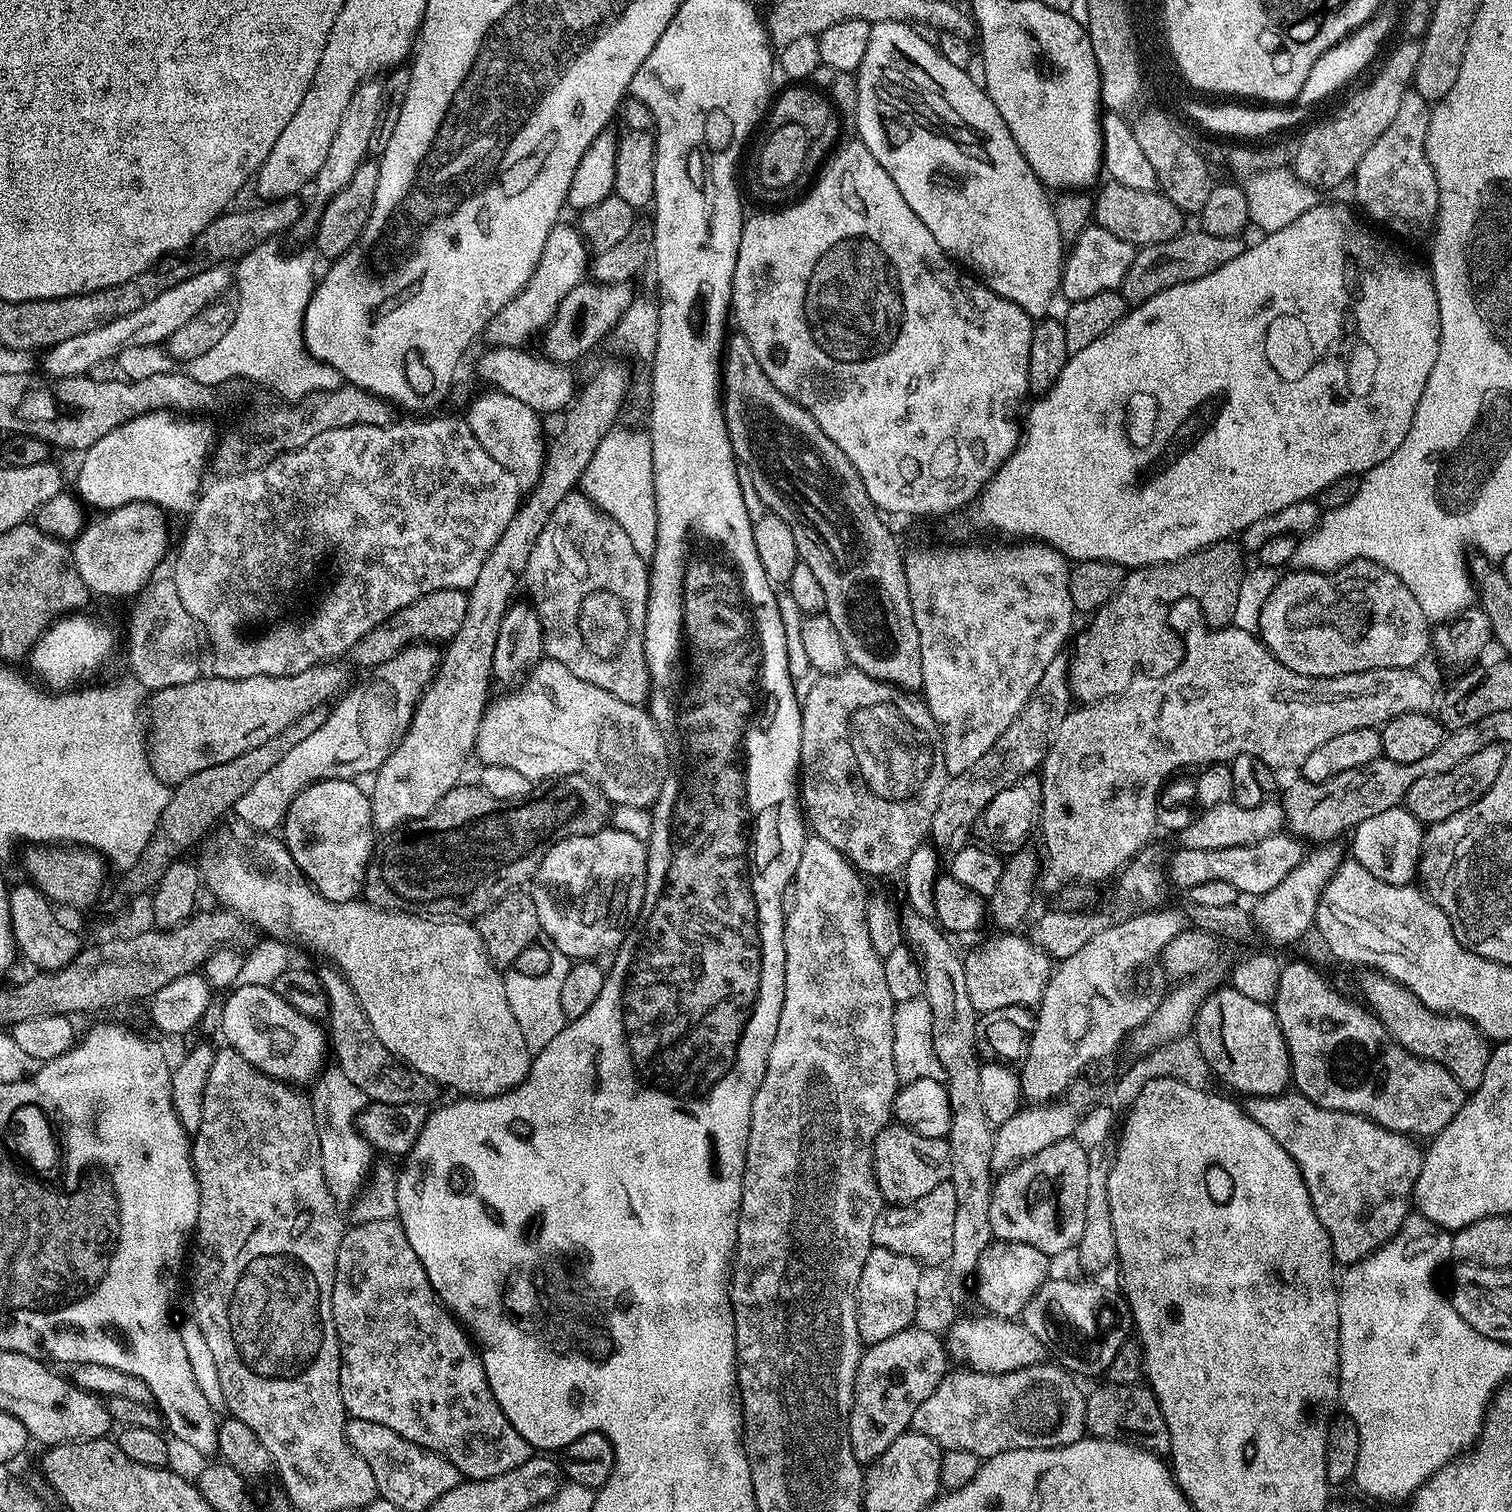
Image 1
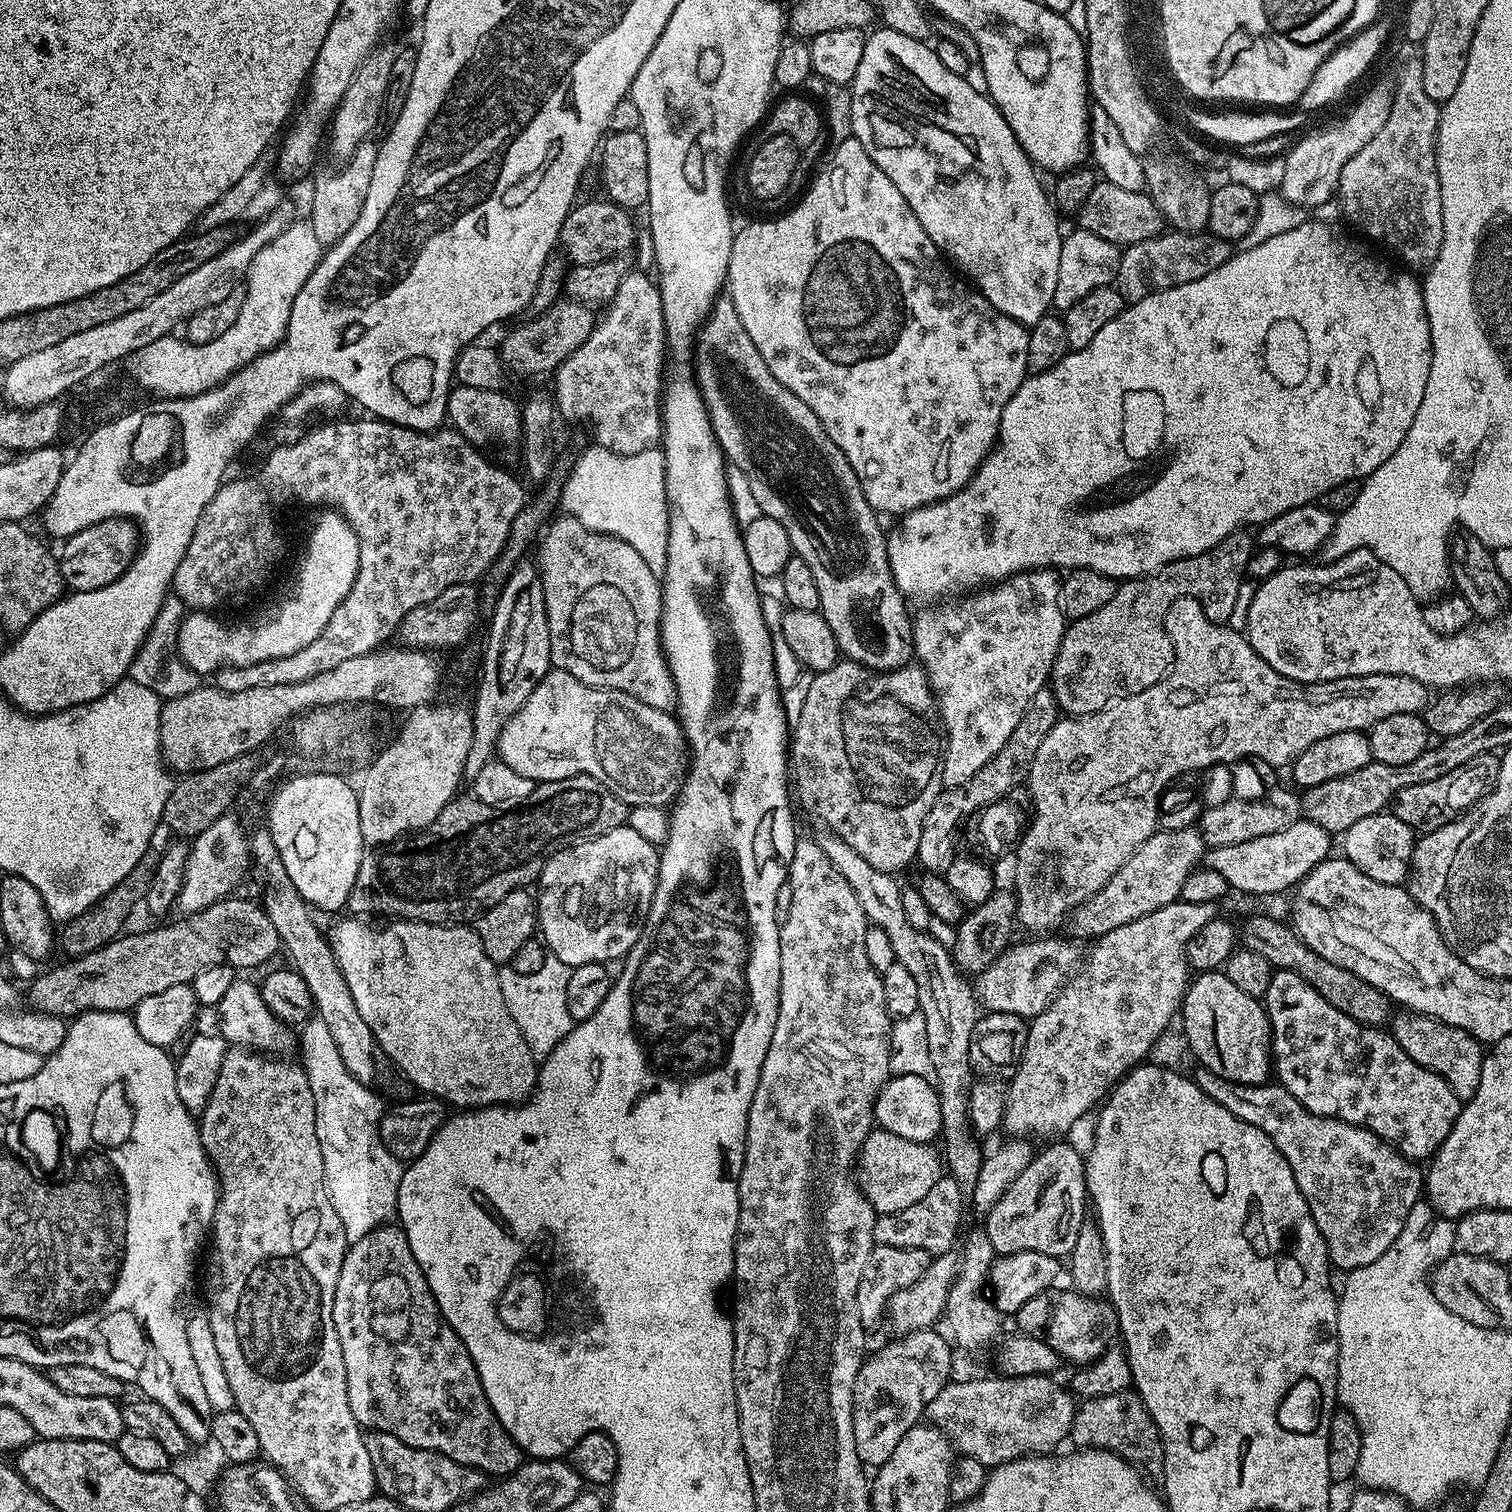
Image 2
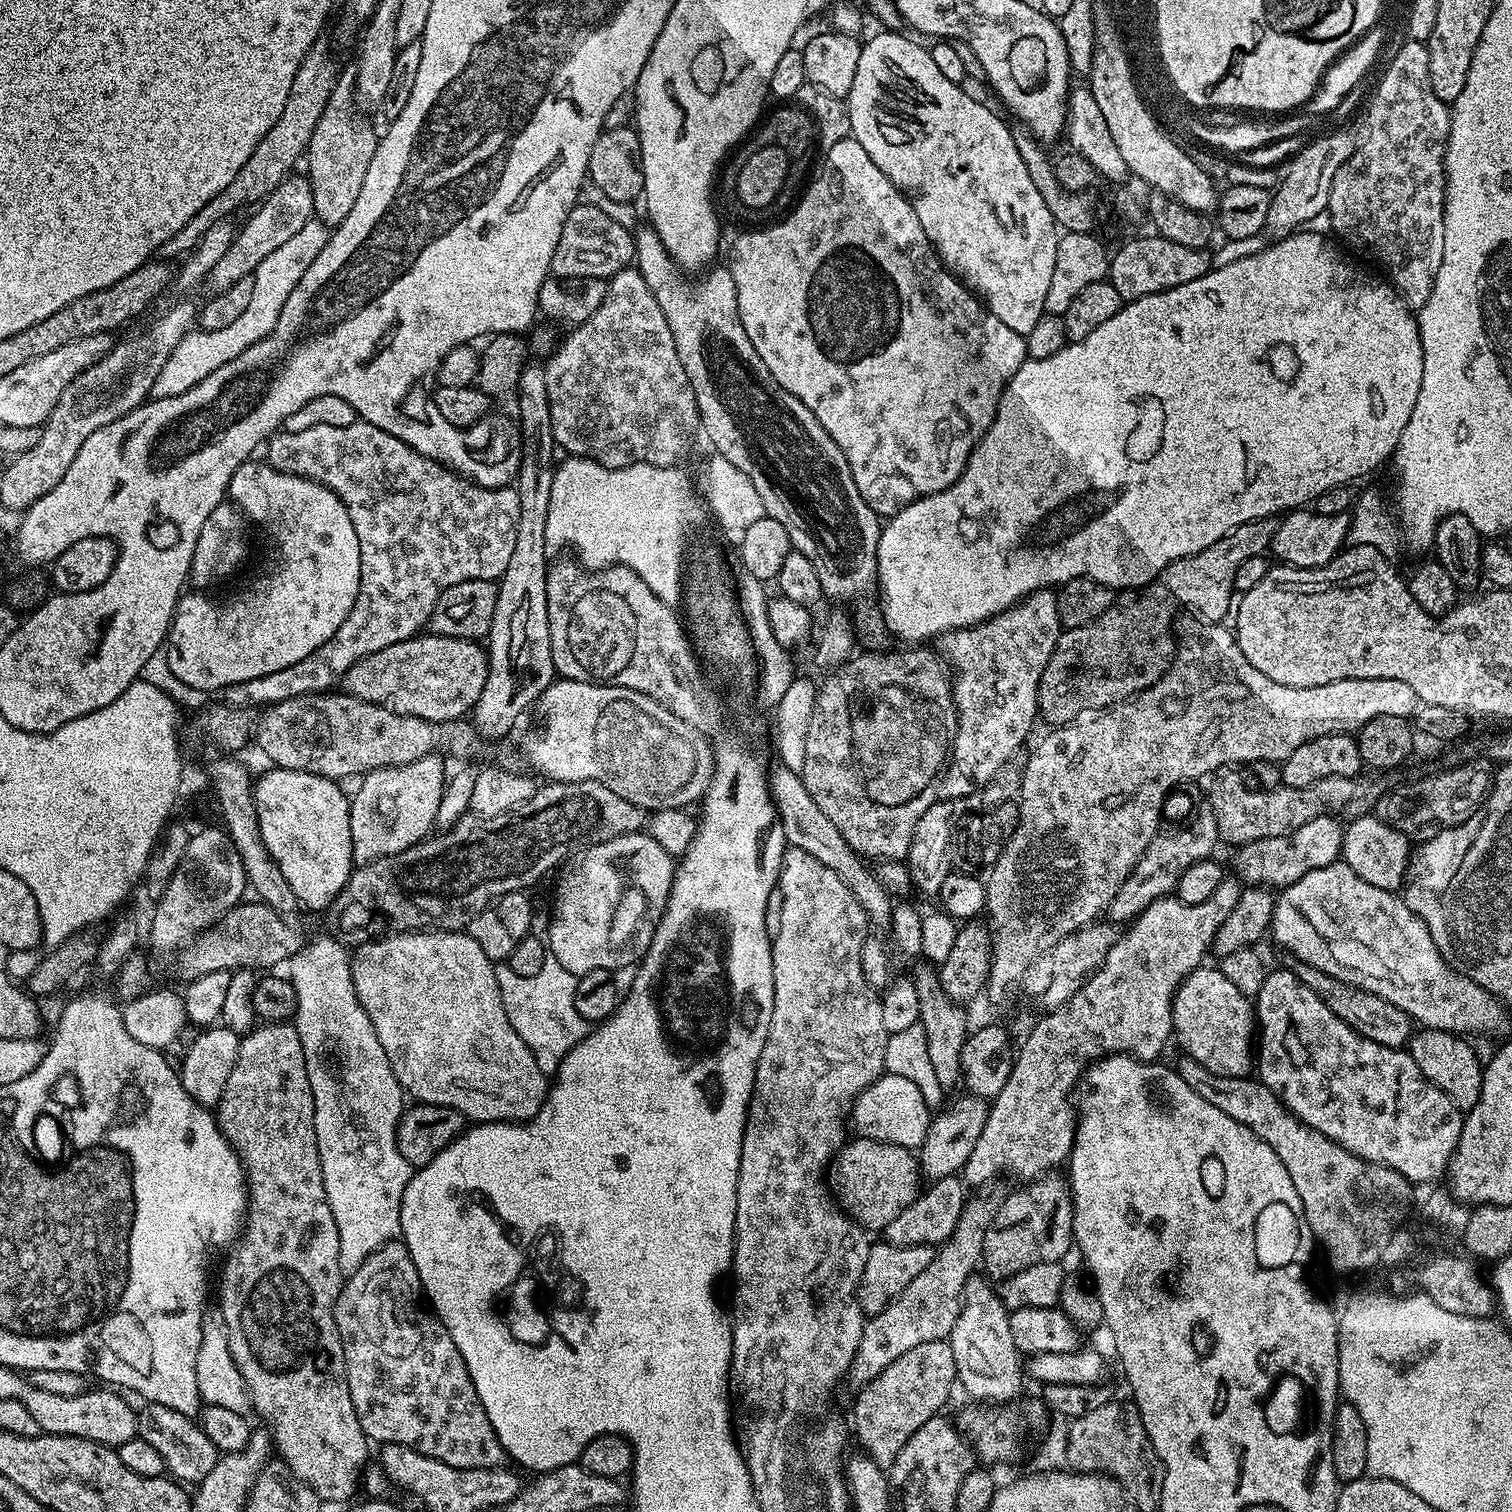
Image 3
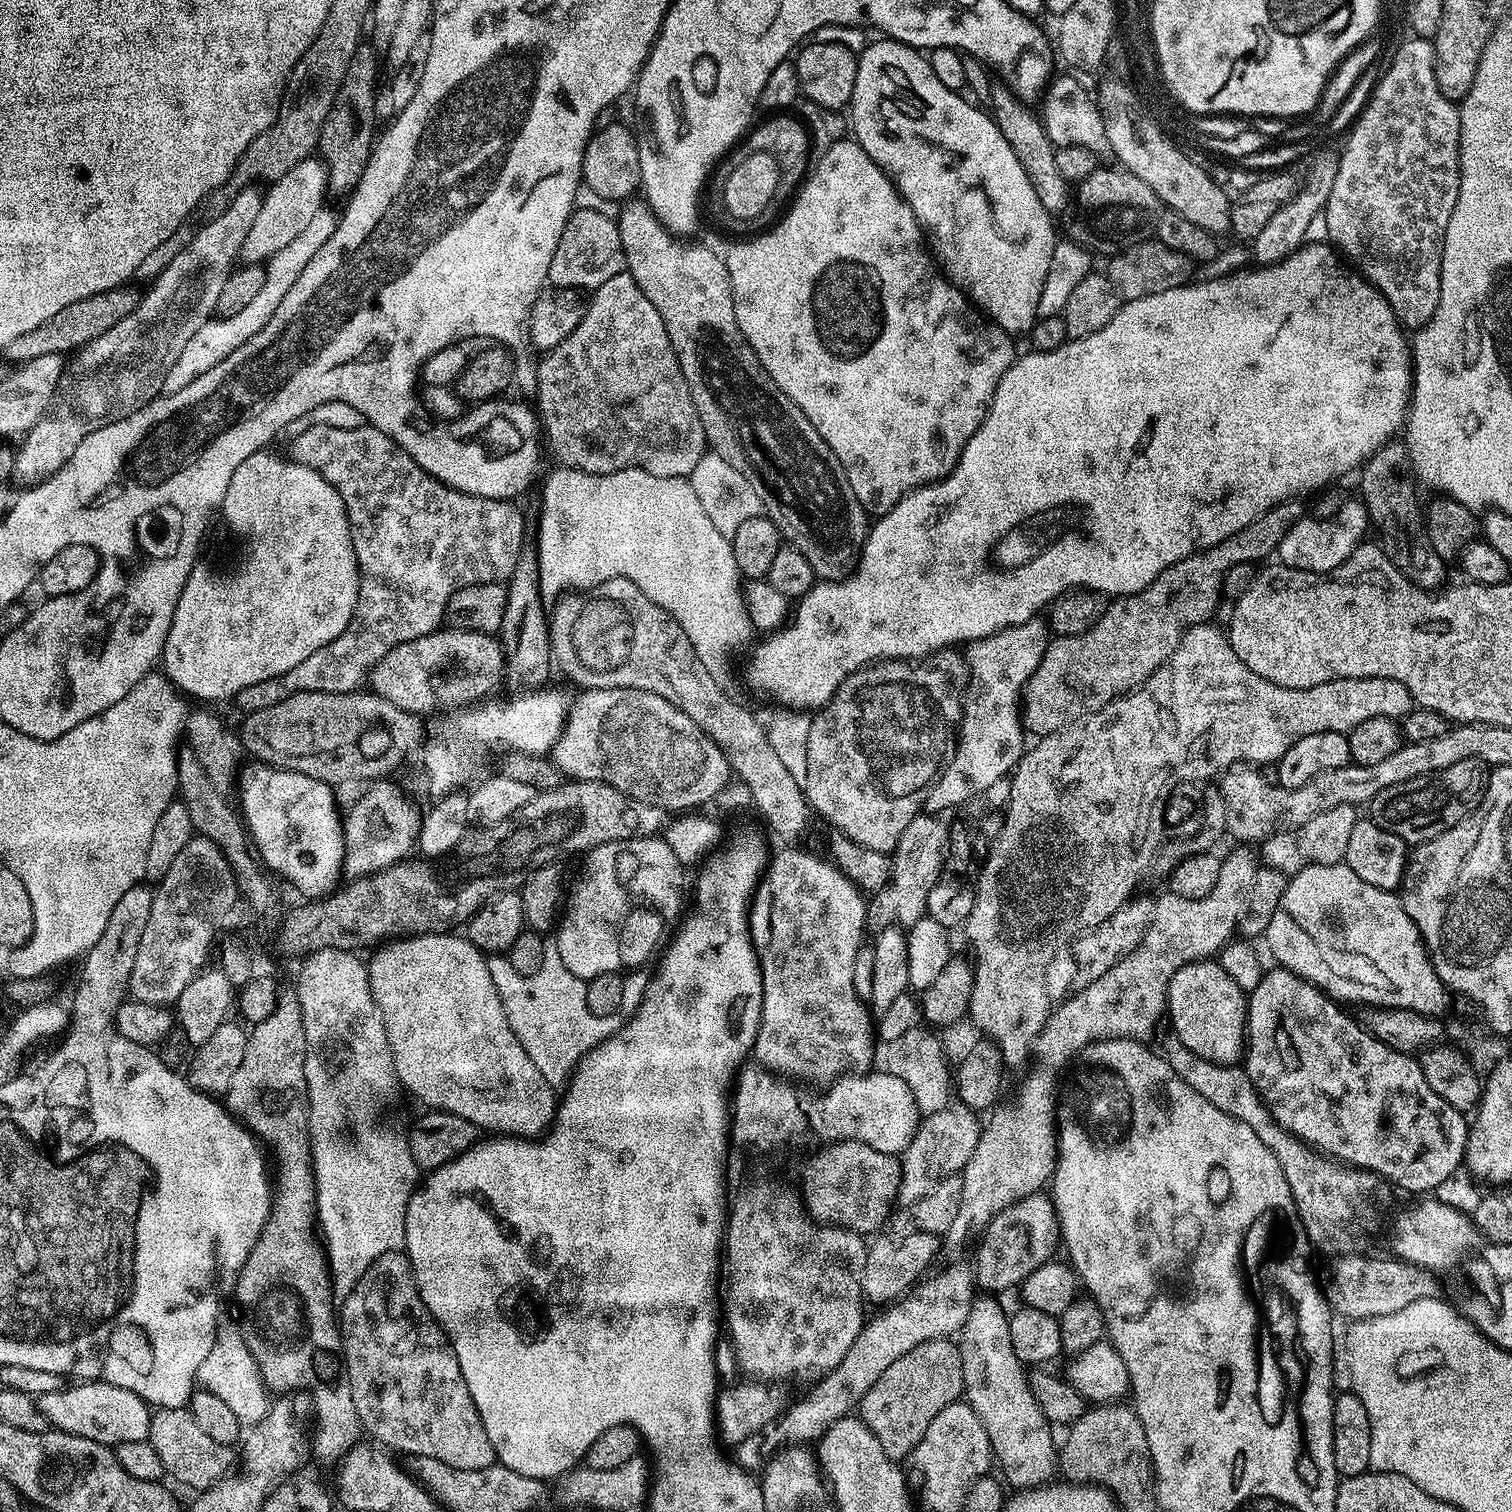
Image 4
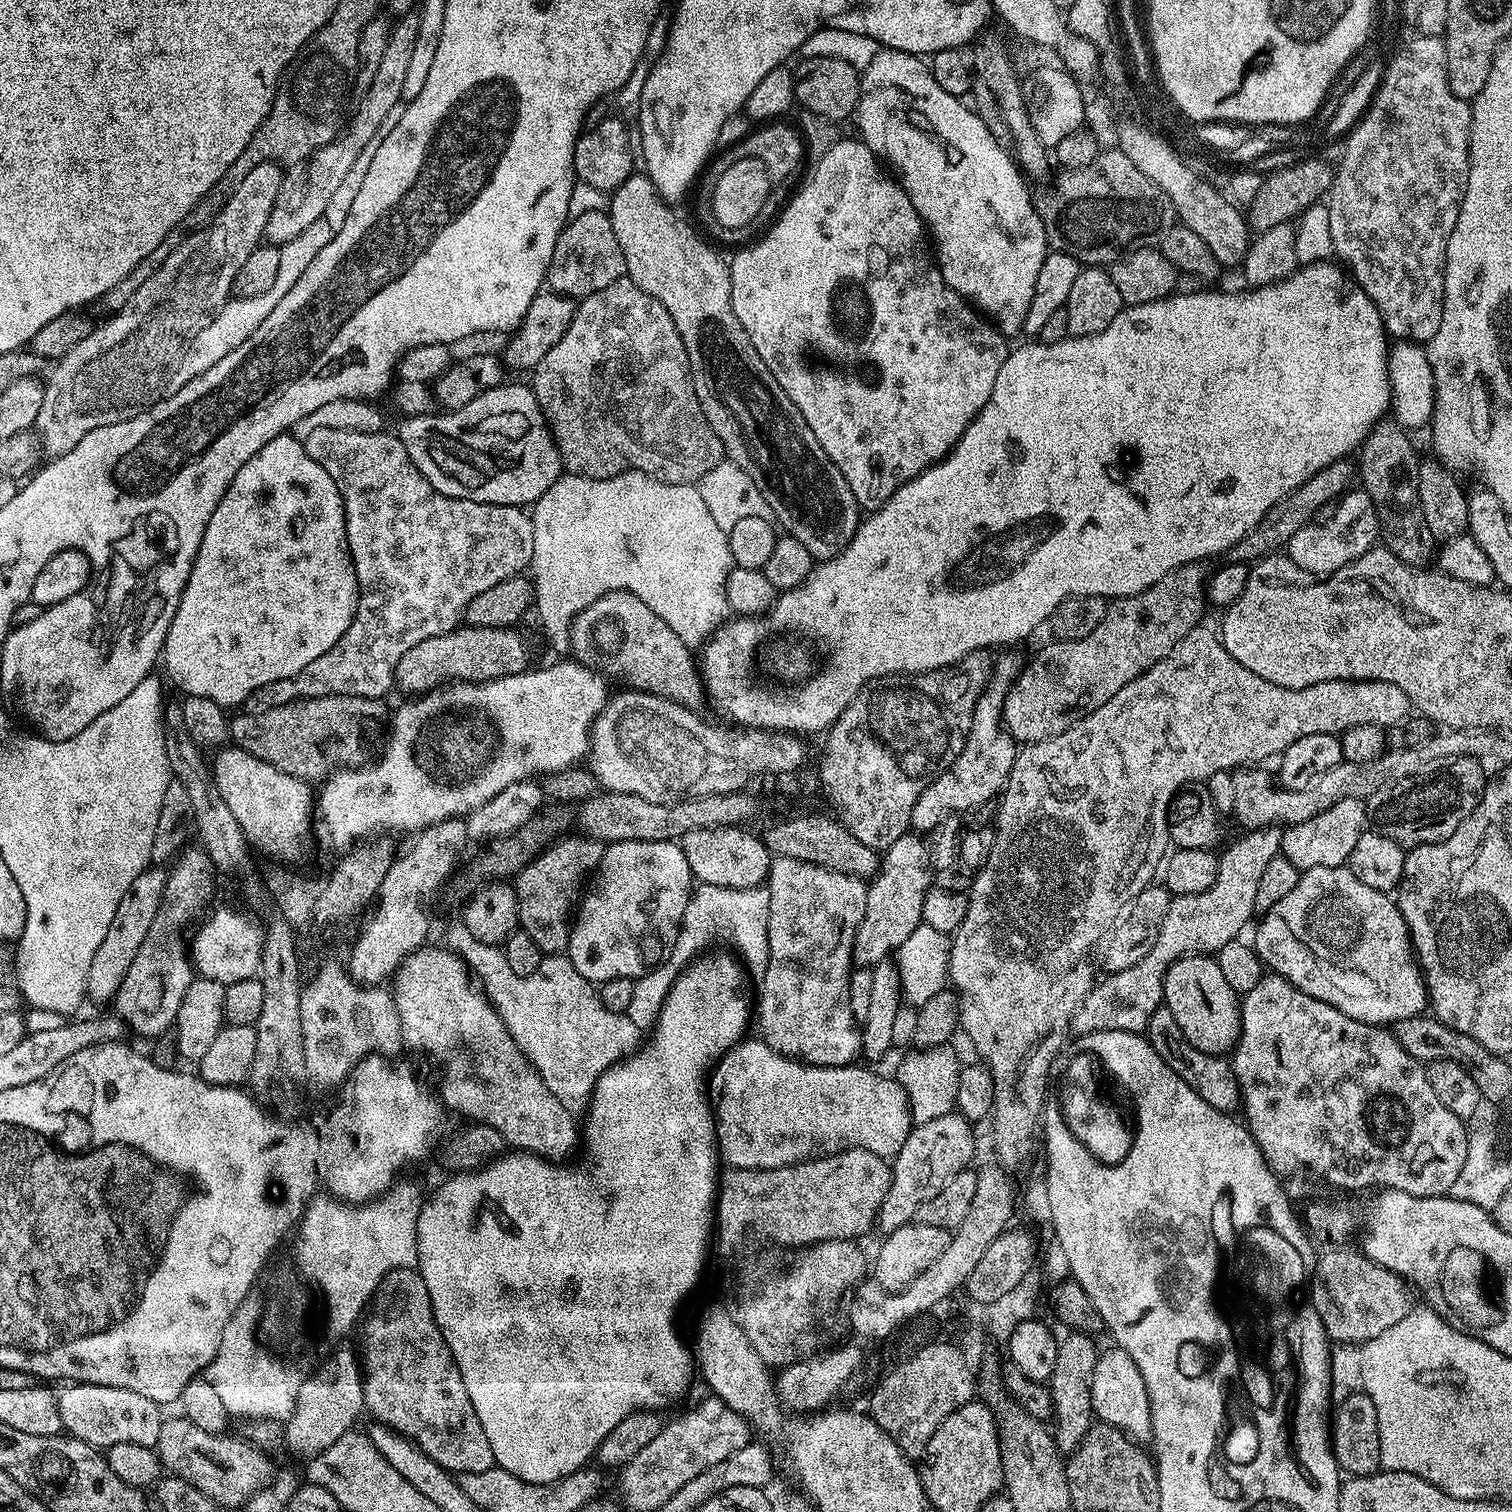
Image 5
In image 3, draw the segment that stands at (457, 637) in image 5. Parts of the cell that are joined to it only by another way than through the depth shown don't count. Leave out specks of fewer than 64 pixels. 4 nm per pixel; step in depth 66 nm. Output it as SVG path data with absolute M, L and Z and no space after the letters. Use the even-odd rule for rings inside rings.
M417 634L410 640L394 642L394 646L374 650L374 654L354 662L354 666L350 666L350 670L344 675L342 688L345 693L366 702L384 705L386 710L393 711L394 714L412 715L432 723L442 723L467 717L475 709L482 694L482 686L486 686L487 674L488 654L477 641Z

